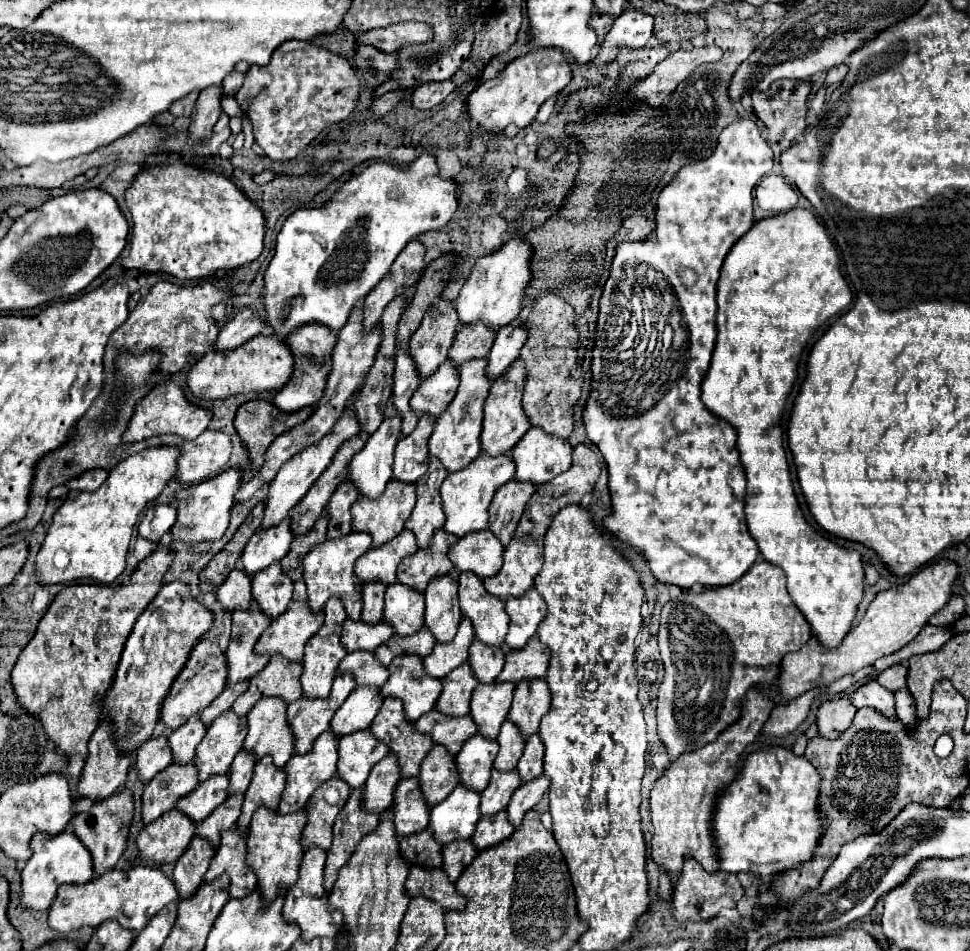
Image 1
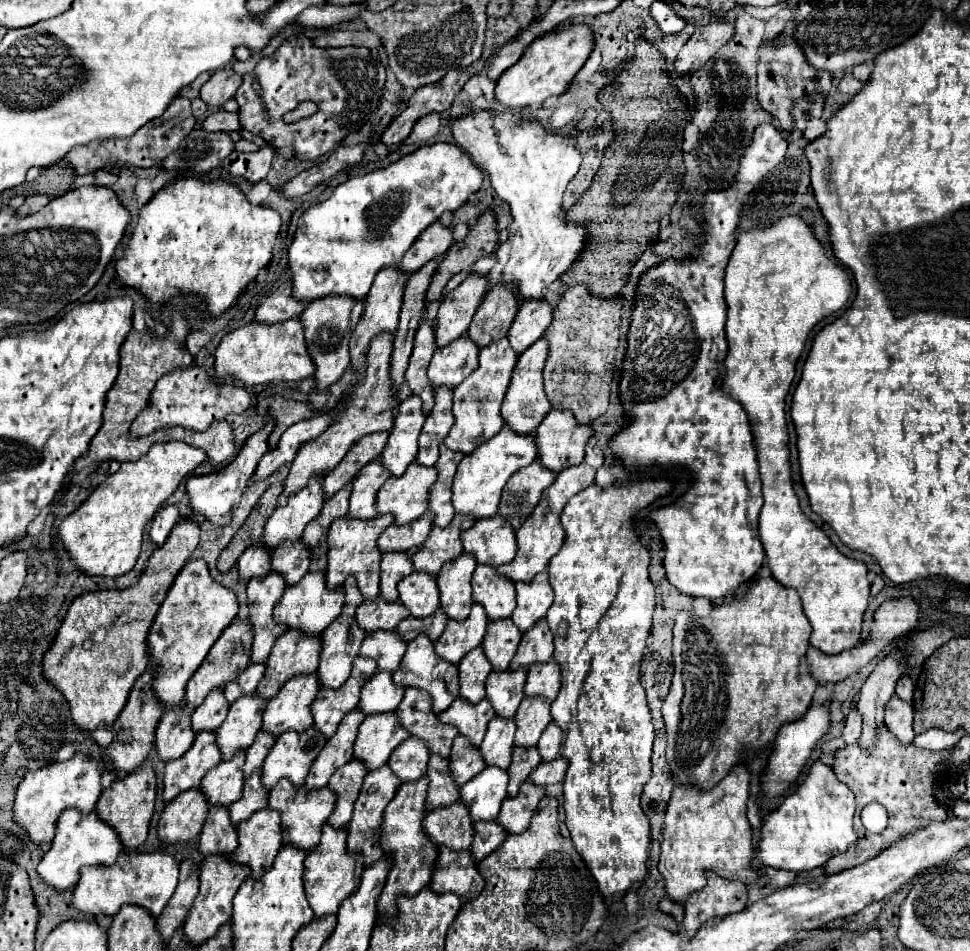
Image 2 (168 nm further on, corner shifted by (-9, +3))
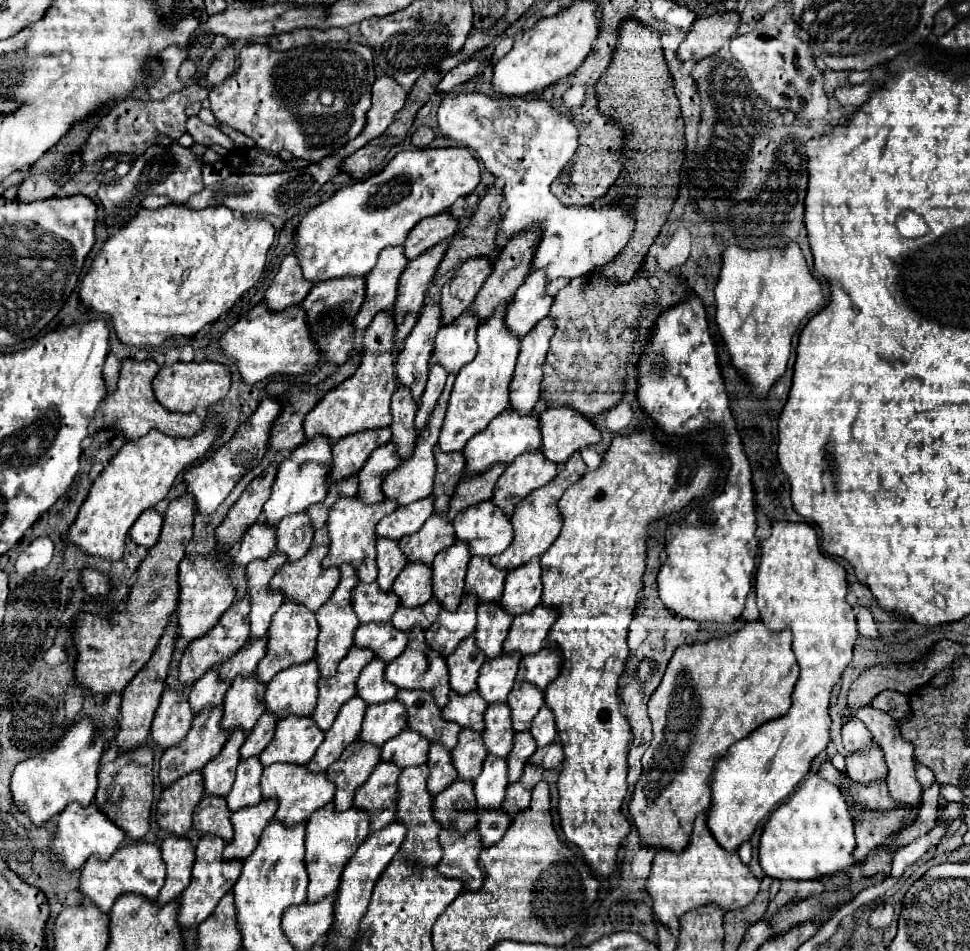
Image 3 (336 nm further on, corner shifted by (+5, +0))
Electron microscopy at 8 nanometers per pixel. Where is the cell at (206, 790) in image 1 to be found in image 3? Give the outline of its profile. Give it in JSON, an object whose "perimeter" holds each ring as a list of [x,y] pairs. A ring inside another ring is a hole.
{"perimeter":[[[232,731],[230,739],[222,747],[220,755],[202,767],[206,793],[216,793],[222,797],[226,797],[230,793],[232,783],[234,783],[234,771],[240,763],[240,747],[242,747],[244,739],[246,739],[244,731]]]}

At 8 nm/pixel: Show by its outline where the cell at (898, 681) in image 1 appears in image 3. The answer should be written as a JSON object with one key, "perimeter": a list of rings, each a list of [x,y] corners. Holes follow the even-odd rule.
{"perimeter":[[[884,691],[876,697],[876,703],[872,703],[872,707],[892,715],[892,719],[896,721],[902,721],[910,713],[910,699],[908,695],[902,695],[896,691]]]}

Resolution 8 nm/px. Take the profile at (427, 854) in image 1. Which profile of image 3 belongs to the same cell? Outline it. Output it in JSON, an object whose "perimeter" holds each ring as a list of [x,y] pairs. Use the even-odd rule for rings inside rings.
{"perimeter":[[[456,779],[434,799],[434,817],[444,829],[470,831],[476,827],[478,805],[474,797],[474,781]]]}

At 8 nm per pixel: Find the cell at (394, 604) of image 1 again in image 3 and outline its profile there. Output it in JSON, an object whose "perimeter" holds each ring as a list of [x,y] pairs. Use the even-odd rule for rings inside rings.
{"perimeter":[[[410,561],[398,575],[392,591],[400,597],[402,607],[420,607],[432,599],[432,571],[430,565]]]}

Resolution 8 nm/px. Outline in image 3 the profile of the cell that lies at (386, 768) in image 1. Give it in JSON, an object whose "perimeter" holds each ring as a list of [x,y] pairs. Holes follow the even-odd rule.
{"perimeter":[[[404,729],[382,747],[382,761],[396,763],[398,767],[424,765],[428,761],[430,741],[412,729]]]}

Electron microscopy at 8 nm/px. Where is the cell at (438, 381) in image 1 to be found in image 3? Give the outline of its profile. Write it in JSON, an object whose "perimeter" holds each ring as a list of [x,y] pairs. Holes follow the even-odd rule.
{"perimeter":[[[466,309],[456,321],[444,325],[436,335],[432,361],[440,363],[448,373],[460,371],[466,363],[470,363],[476,357],[478,325],[480,317],[472,309]]]}

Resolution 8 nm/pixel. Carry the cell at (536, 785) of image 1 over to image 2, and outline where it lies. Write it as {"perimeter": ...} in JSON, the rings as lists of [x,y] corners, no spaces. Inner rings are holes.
{"perimeter":[[[556,758],[552,762],[540,762],[538,768],[530,774],[530,782],[534,786],[550,786],[550,784],[558,784],[564,780],[564,774],[568,770],[568,762],[564,758]]]}

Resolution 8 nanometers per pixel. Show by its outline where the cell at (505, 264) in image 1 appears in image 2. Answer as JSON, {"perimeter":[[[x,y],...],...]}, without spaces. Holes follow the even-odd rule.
{"perimeter":[[[488,110],[472,112],[466,118],[458,118],[452,126],[454,140],[458,146],[462,146],[474,160],[474,164],[482,170],[488,172],[490,184],[496,190],[496,194],[508,204],[514,224],[510,226],[508,240],[498,246],[494,252],[496,264],[488,272],[488,290],[492,290],[498,284],[508,284],[516,292],[518,302],[528,302],[528,300],[540,300],[546,292],[546,288],[570,268],[570,264],[578,258],[582,250],[582,242],[586,242],[586,230],[580,226],[570,226],[566,224],[566,212],[562,210],[562,194],[568,186],[568,182],[574,178],[574,174],[580,168],[582,156],[574,148],[574,138],[562,138],[556,134],[546,132],[536,120],[524,118],[522,114],[512,114],[512,112],[502,112],[494,114]]]}

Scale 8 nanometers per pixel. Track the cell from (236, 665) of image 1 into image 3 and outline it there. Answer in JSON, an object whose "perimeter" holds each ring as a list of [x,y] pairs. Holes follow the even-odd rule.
{"perimeter":[[[274,553],[268,559],[252,561],[248,565],[248,595],[252,599],[252,611],[250,611],[250,625],[252,625],[252,637],[264,635],[270,627],[272,615],[278,611],[278,607],[284,603],[284,597],[280,591],[270,589],[270,579],[278,571],[280,565],[286,563],[286,557],[282,553]]]}

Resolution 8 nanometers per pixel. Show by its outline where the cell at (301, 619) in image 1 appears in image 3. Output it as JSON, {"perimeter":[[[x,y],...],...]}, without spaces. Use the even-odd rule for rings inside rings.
{"perimeter":[[[312,545],[300,561],[284,563],[276,571],[276,575],[272,577],[270,587],[276,591],[282,591],[284,597],[290,601],[298,601],[298,603],[306,605],[310,611],[318,611],[330,599],[330,595],[334,593],[334,589],[340,581],[340,569],[338,567],[330,567],[330,569],[322,567],[322,559],[326,557],[326,553],[328,553],[328,545]]]}

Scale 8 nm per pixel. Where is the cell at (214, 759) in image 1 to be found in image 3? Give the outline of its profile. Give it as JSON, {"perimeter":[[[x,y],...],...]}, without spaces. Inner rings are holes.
{"perimeter":[[[238,675],[224,697],[222,727],[228,731],[244,729],[248,733],[266,711],[264,693],[266,685],[256,675]]]}

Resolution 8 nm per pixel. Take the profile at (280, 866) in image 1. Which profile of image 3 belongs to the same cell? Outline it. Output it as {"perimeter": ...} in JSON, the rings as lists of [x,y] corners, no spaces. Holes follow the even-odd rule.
{"perimeter":[[[276,763],[272,767],[264,767],[262,773],[262,795],[264,797],[278,797],[278,811],[276,817],[286,825],[298,825],[304,823],[316,809],[324,807],[334,799],[336,785],[326,779],[326,773],[312,773],[306,765],[284,765]]]}

